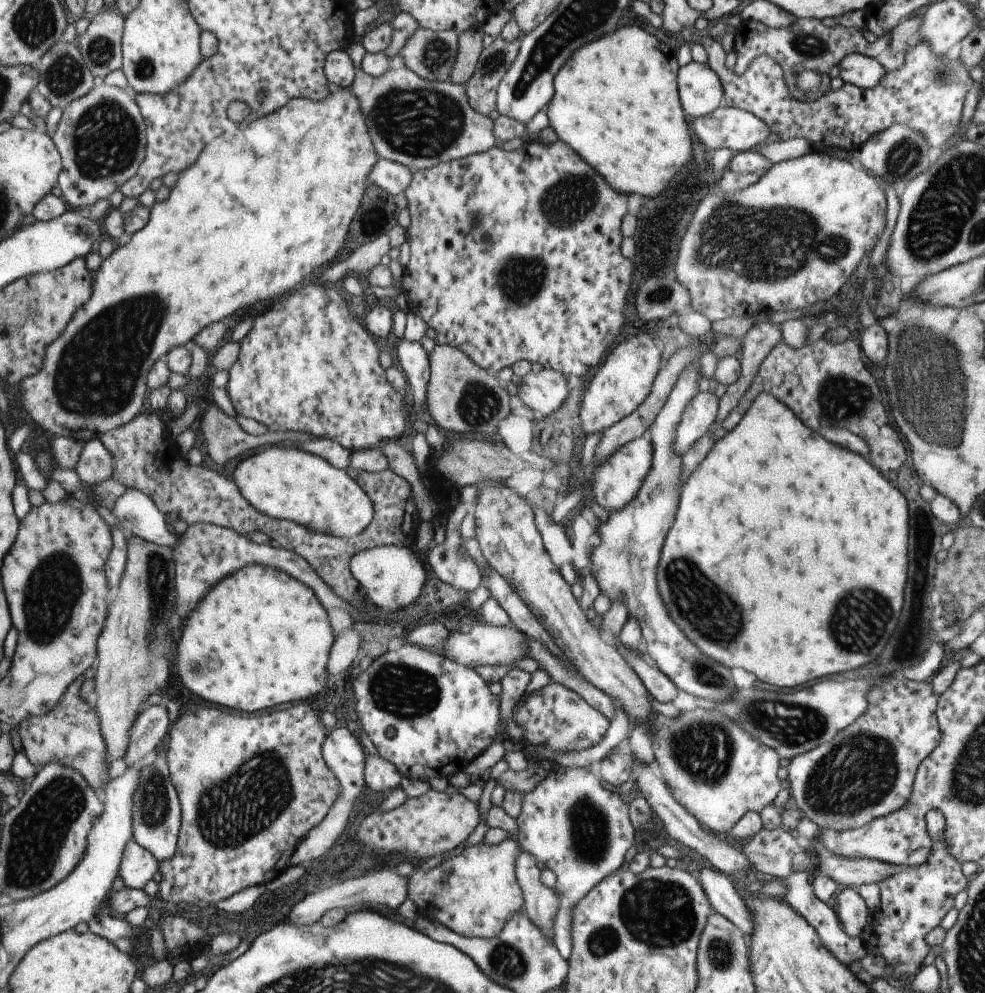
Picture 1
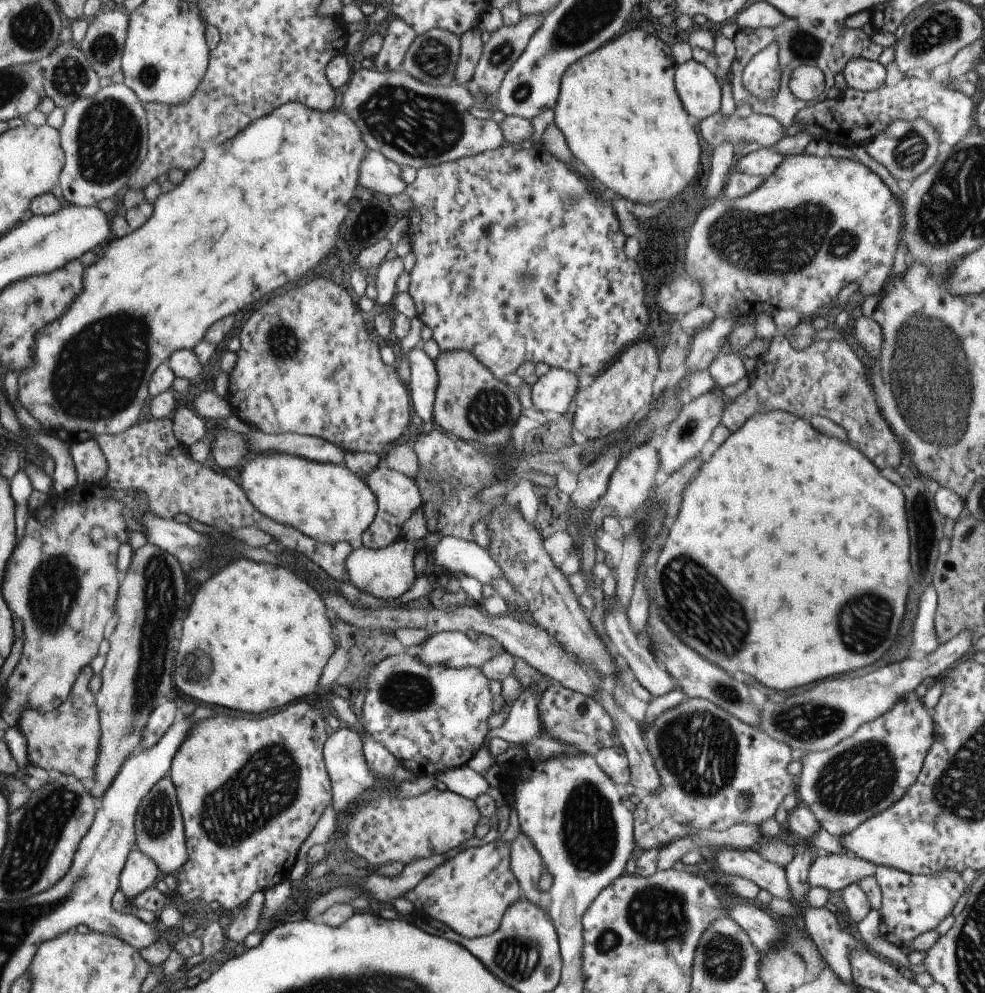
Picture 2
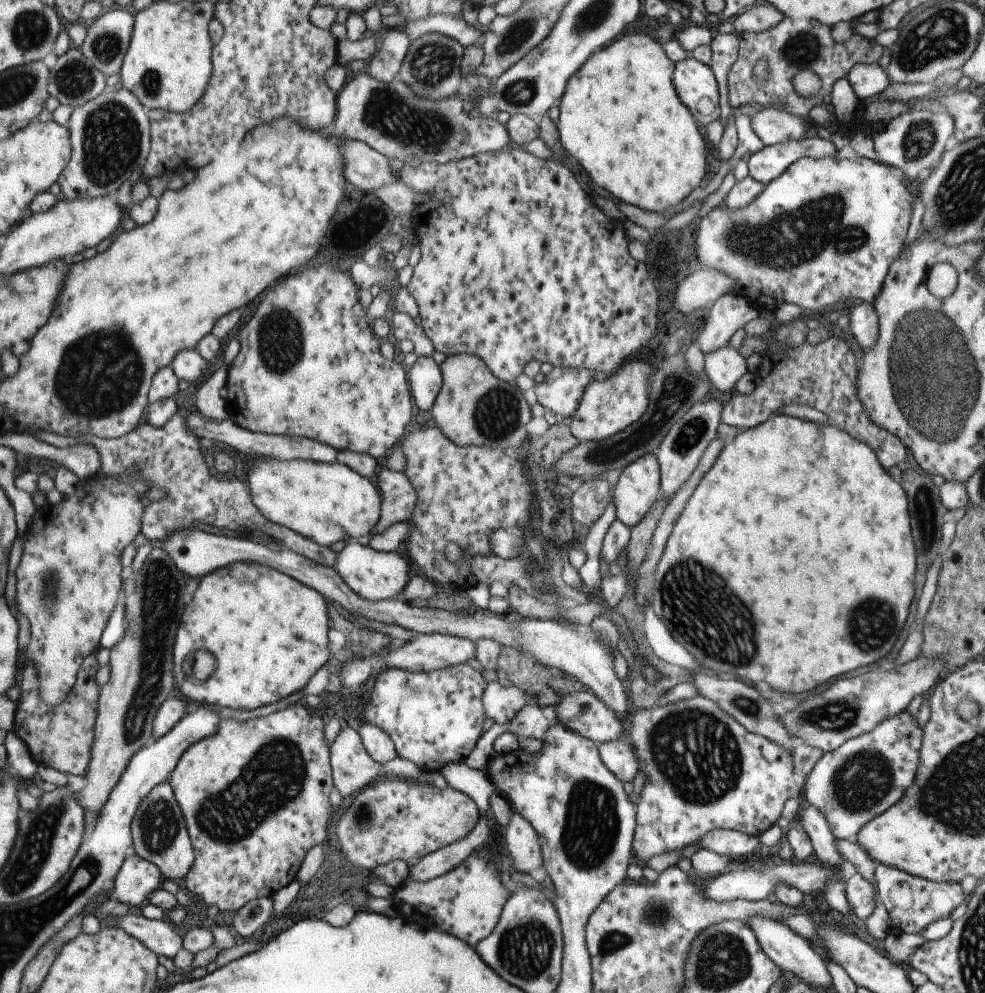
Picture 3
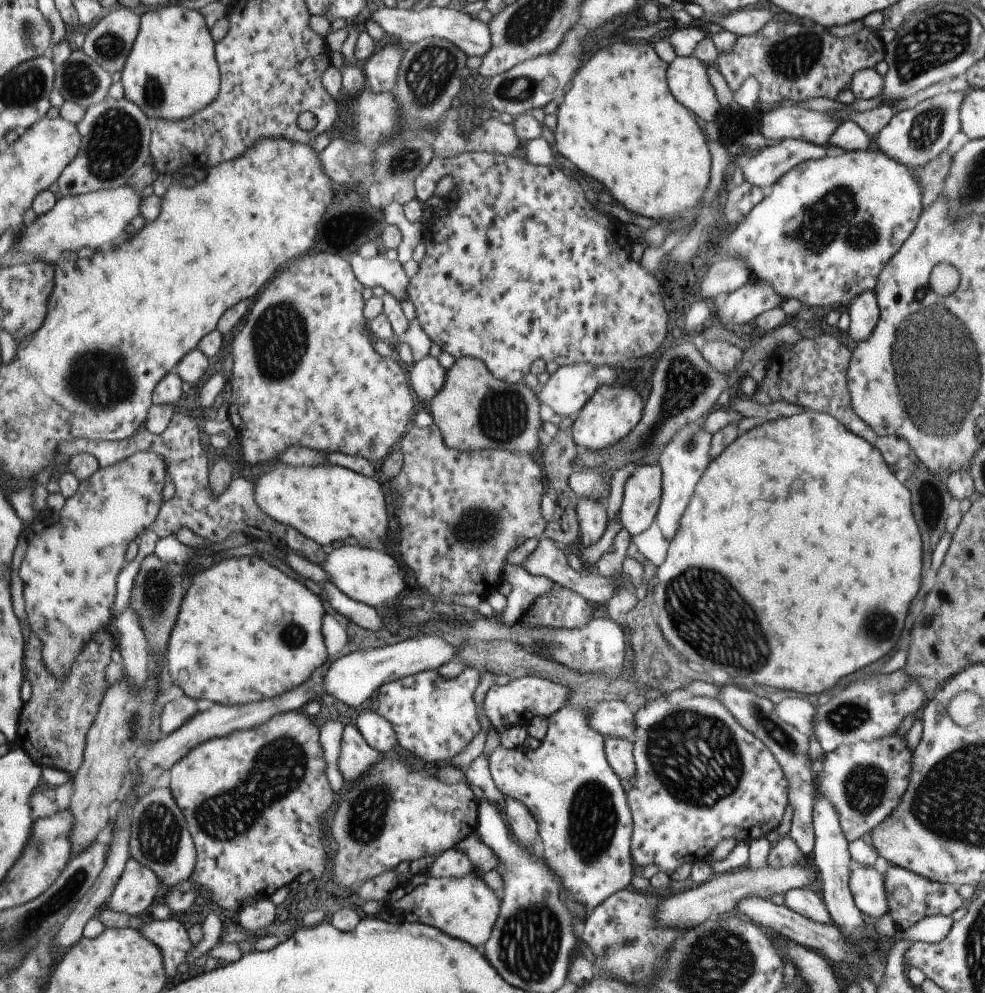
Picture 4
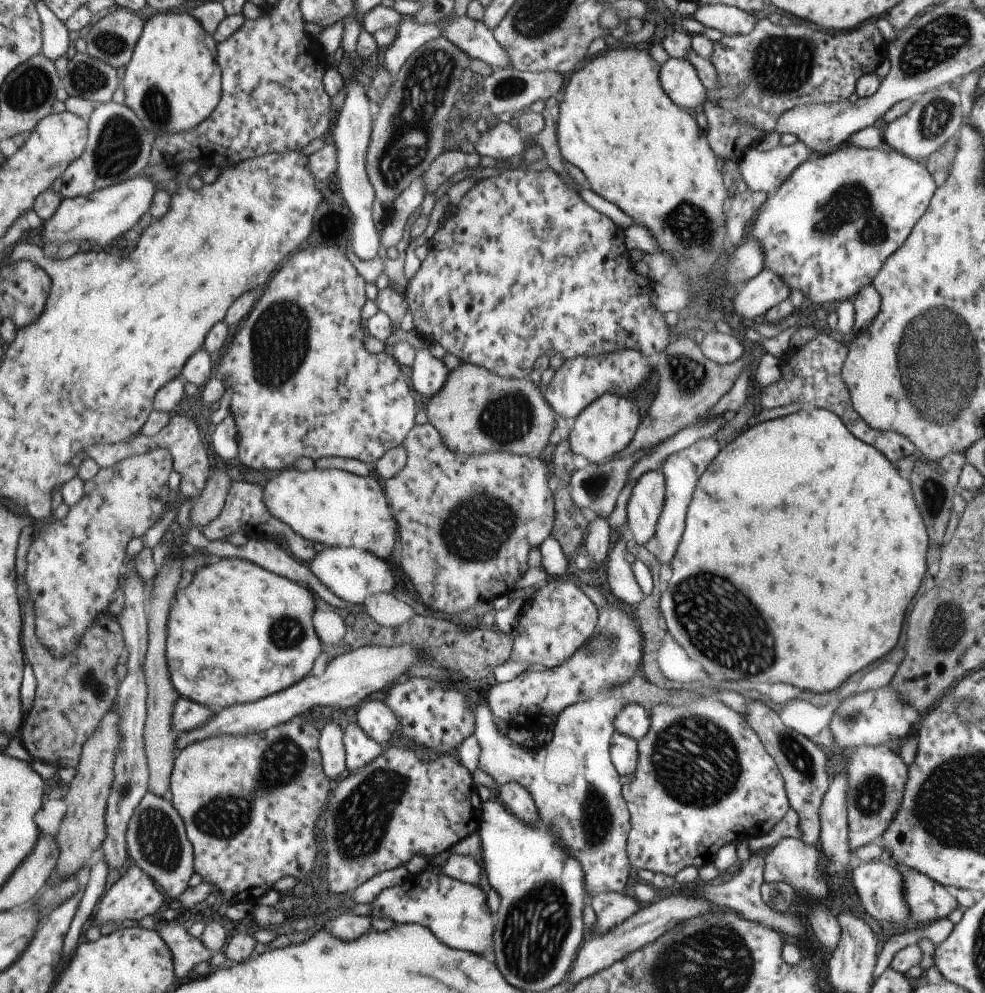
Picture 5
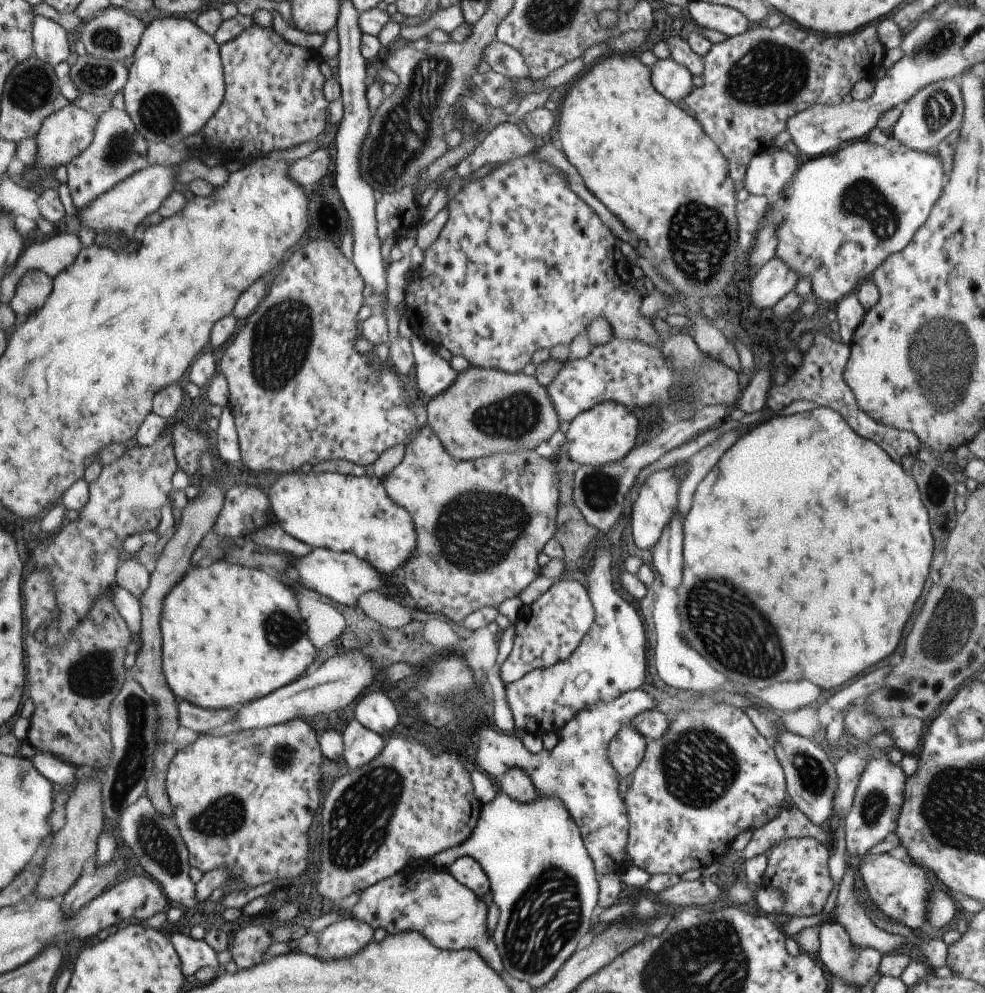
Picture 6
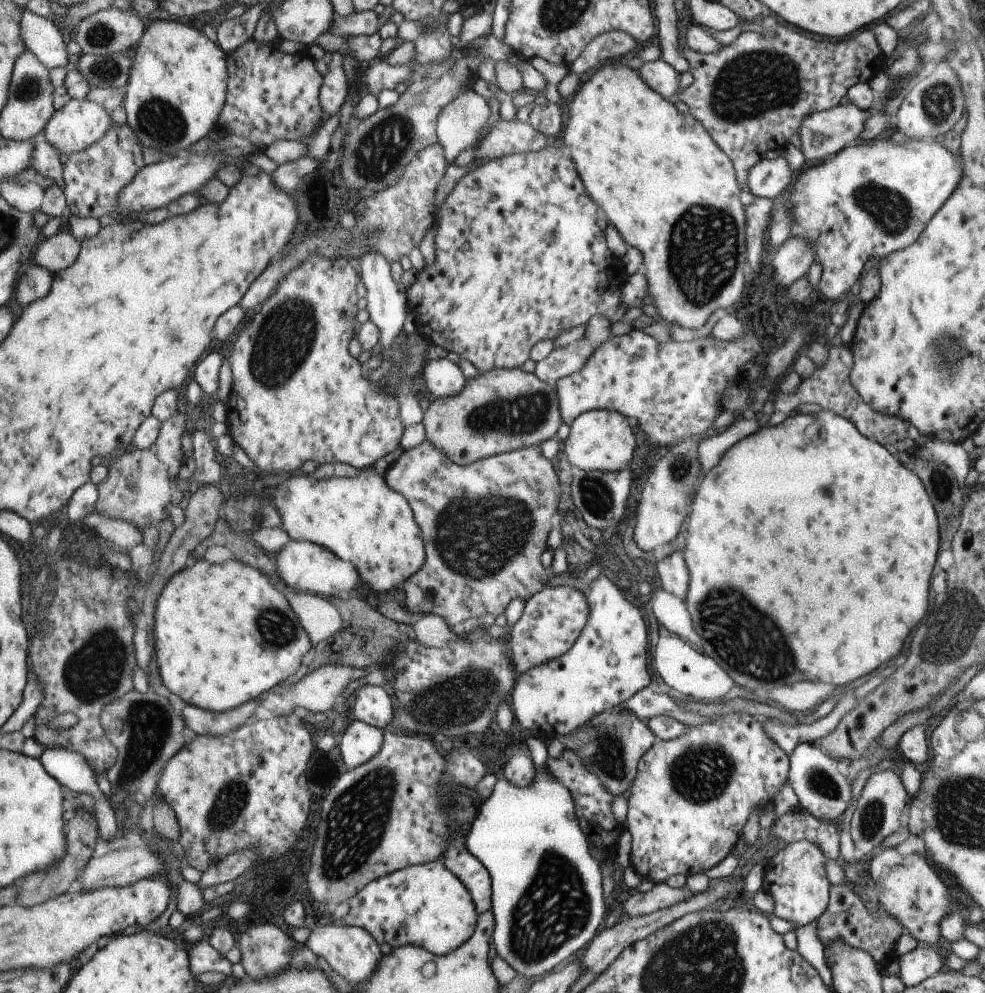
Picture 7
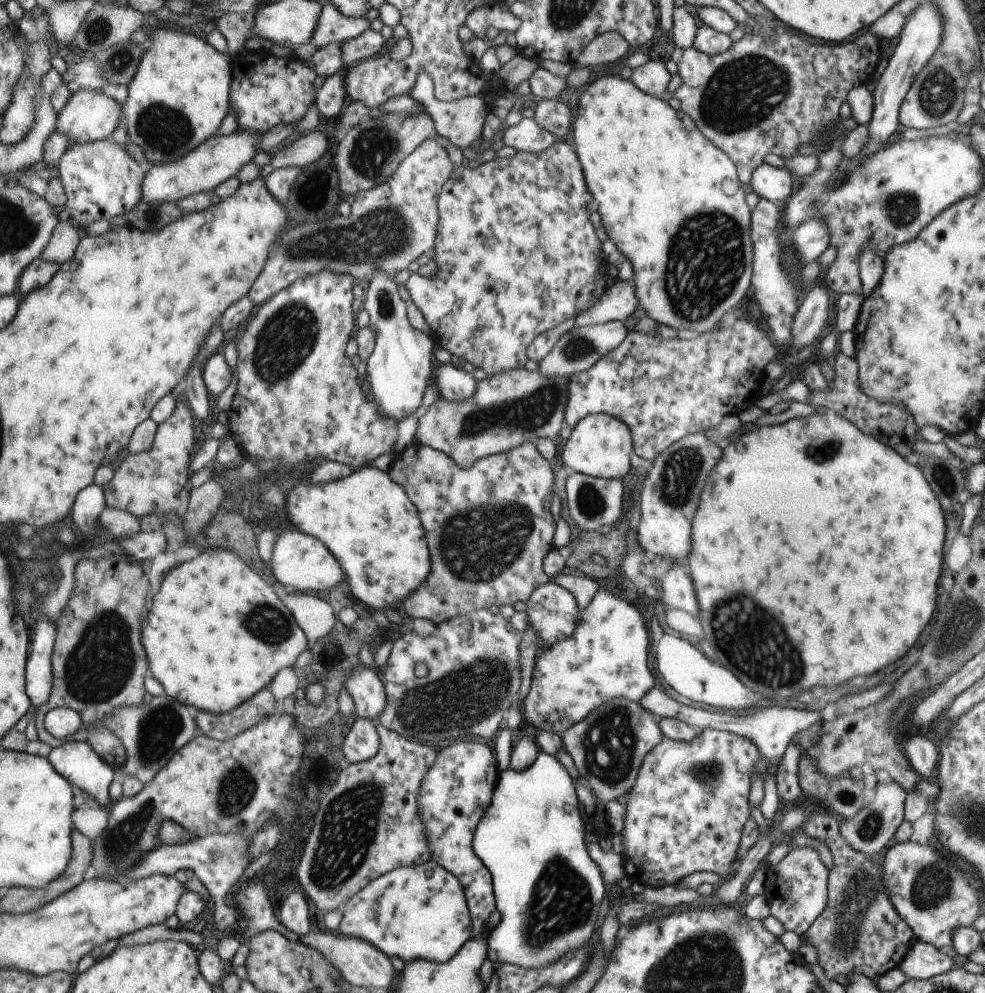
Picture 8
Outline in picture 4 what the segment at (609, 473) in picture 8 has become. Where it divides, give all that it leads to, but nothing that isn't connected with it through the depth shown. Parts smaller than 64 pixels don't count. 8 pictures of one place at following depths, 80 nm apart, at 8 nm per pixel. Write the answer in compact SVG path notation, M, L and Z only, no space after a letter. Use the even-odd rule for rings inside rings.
M629 384L623 386L599 386L595 394L585 402L575 418L571 419L571 439L579 450L605 450L617 440L625 438L638 424L644 402L637 390Z

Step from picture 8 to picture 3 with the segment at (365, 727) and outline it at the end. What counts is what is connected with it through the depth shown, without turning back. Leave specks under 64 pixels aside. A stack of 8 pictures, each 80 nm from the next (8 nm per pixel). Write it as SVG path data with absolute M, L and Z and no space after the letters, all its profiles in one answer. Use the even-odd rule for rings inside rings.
M346 725L342 726L333 742L328 746L328 761L330 762L332 785L342 797L349 796L349 794L353 795L359 789L367 787L369 784L384 777L390 781L398 778L403 781L415 780L416 782L421 773L420 768L415 766L413 762L398 756L395 756L393 760L387 760L385 764L380 765L378 762L375 762L365 752L358 732Z

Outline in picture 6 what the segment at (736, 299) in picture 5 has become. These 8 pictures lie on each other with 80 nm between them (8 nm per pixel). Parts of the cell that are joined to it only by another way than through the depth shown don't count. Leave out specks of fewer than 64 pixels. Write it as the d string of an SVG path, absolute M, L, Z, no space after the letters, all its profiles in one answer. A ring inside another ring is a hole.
M773 256L750 279L749 302L755 308L770 309L796 286L797 281L797 274Z

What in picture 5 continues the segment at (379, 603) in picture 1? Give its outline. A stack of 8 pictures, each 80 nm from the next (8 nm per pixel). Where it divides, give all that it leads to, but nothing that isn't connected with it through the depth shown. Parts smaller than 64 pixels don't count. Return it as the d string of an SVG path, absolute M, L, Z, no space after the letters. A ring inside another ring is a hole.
M317 548L317 552L307 565L307 569L321 584L347 605L361 605L371 594L391 594L395 588L395 580L391 574L391 566L381 558L367 554L365 550L356 548Z

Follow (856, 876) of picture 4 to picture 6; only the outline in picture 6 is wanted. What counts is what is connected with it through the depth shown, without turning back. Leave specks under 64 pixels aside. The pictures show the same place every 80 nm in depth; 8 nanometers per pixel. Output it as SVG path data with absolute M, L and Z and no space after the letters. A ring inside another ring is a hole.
M888 854L870 855L859 866L859 878L867 890L867 896L871 905L881 914L885 915L888 920L899 923L908 927L911 931L919 929L927 921L927 894L933 890L929 884L928 876L923 876L921 872L928 872L923 866L915 862L902 862Z

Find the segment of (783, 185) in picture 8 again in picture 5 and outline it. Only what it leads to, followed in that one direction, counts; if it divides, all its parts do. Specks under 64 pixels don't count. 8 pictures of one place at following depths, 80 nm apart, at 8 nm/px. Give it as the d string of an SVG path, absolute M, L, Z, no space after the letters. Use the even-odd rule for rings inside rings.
M787 139L767 152L759 152L751 146L739 158L739 174L748 190L763 192L768 196L799 164L811 156L814 154L807 150L807 146L794 139Z

